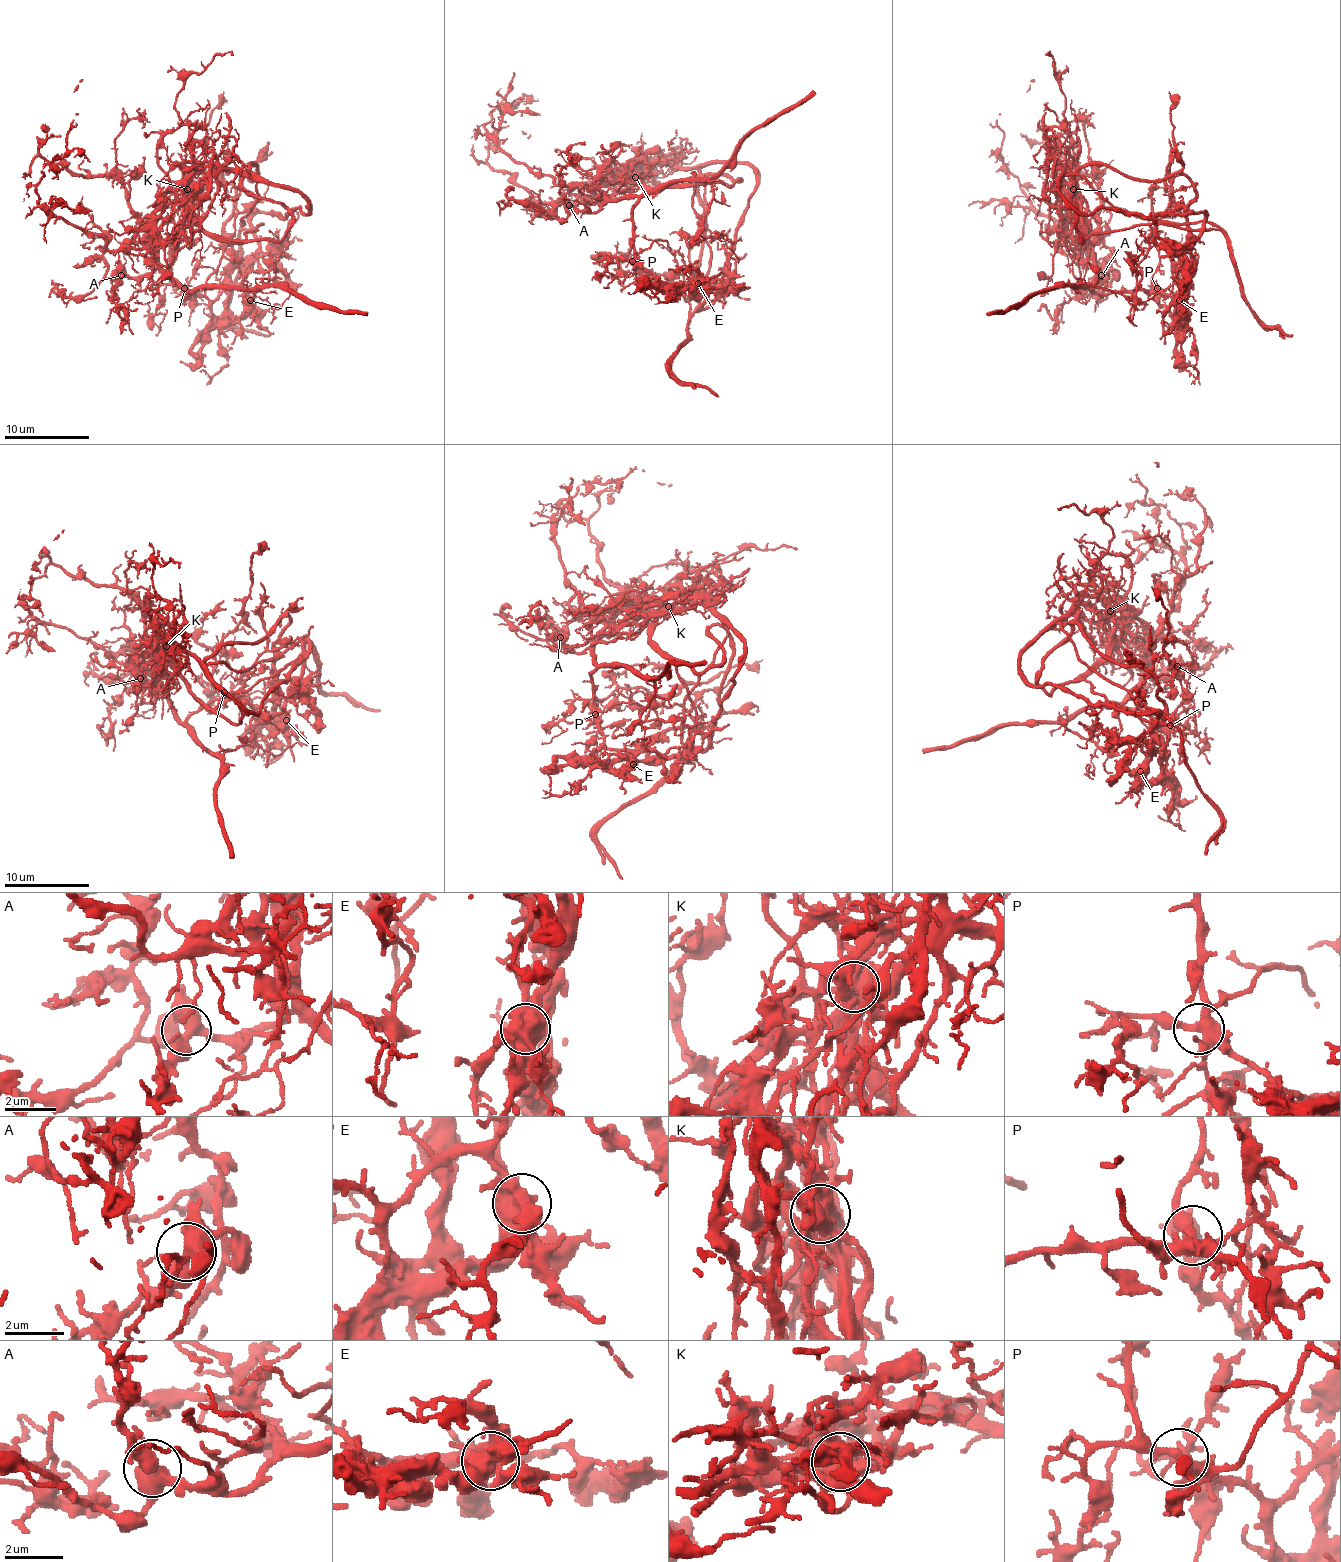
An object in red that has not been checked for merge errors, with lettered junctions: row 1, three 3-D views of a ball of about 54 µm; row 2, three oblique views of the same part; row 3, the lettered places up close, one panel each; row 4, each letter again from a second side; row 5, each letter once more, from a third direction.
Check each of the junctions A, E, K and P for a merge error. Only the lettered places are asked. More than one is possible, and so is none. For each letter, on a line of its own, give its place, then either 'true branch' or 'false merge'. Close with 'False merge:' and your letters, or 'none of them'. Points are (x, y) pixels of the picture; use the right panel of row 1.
A: at (1101, 275); true branch
E: at (1179, 300); false merge
K: at (1073, 189); false merge
P: at (1157, 288); true branch
False merge: E, K

